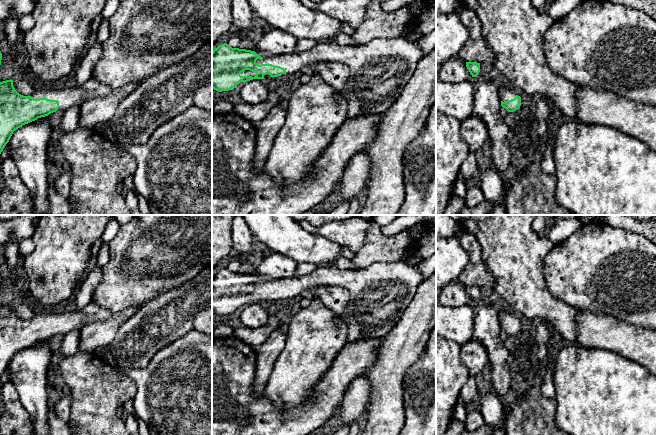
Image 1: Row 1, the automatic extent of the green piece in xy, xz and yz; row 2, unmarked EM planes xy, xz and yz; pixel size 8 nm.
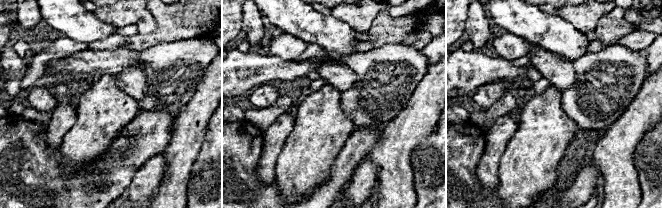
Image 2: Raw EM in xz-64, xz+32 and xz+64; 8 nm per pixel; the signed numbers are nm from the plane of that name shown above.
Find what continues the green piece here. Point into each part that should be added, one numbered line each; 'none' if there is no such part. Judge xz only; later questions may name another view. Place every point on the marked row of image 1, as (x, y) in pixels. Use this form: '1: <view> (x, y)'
1: xz (380, 68)

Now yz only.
1: yz (506, 93)

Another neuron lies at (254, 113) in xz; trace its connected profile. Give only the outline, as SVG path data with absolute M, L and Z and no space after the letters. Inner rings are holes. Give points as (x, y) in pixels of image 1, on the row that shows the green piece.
M270 91L267 99L258 104L241 103L237 104L233 112L253 124L259 123L265 118L268 112L279 104L280 96Z

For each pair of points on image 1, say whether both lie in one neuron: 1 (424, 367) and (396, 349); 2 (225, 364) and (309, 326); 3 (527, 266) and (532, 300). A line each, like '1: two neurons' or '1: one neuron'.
1: two neurons
2: two neurons
3: one neuron

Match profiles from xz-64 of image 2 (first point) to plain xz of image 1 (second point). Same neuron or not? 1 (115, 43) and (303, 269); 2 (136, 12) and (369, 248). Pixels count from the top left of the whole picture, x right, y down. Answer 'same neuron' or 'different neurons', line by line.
1: same neuron
2: different neurons

